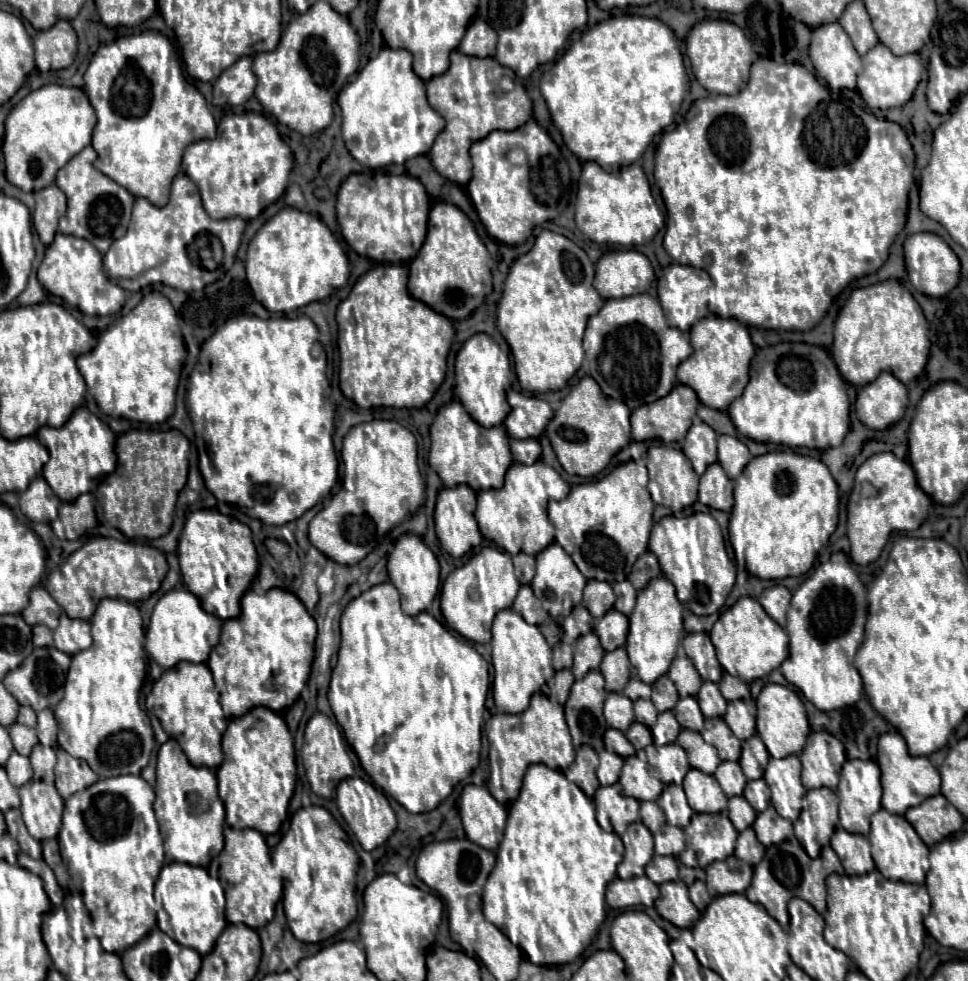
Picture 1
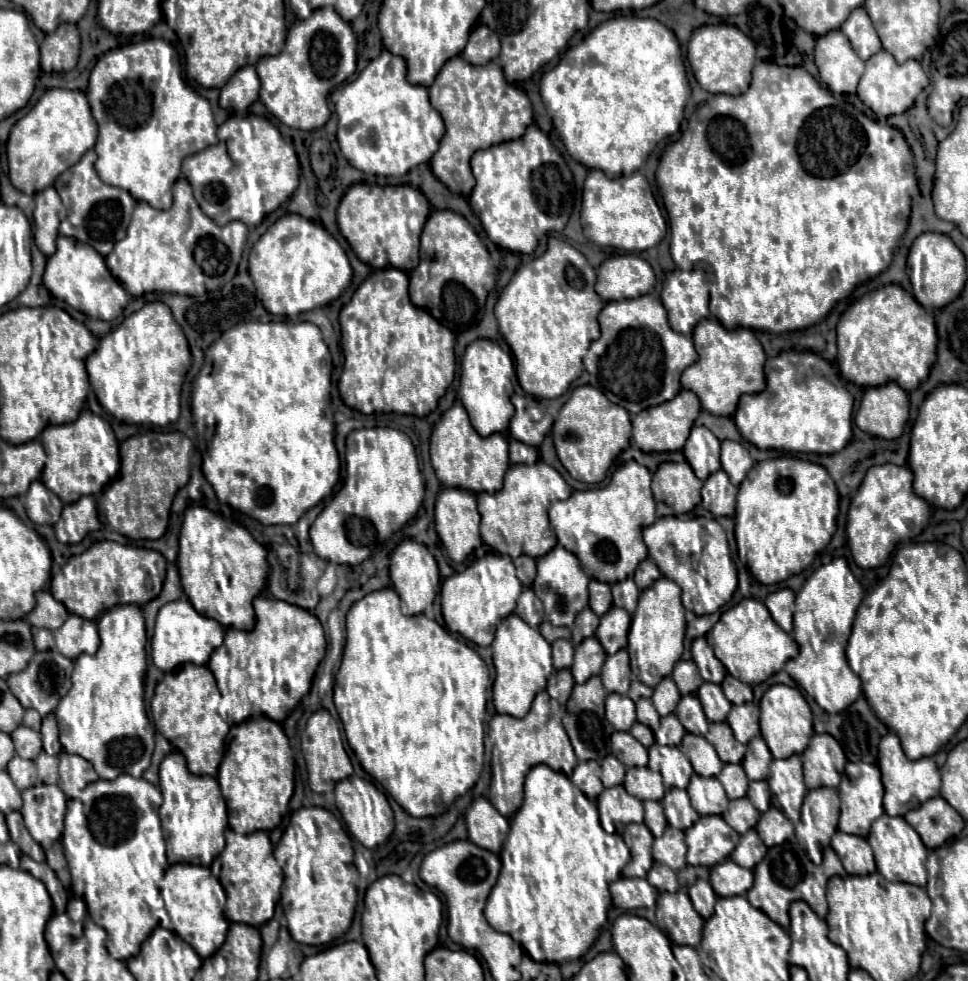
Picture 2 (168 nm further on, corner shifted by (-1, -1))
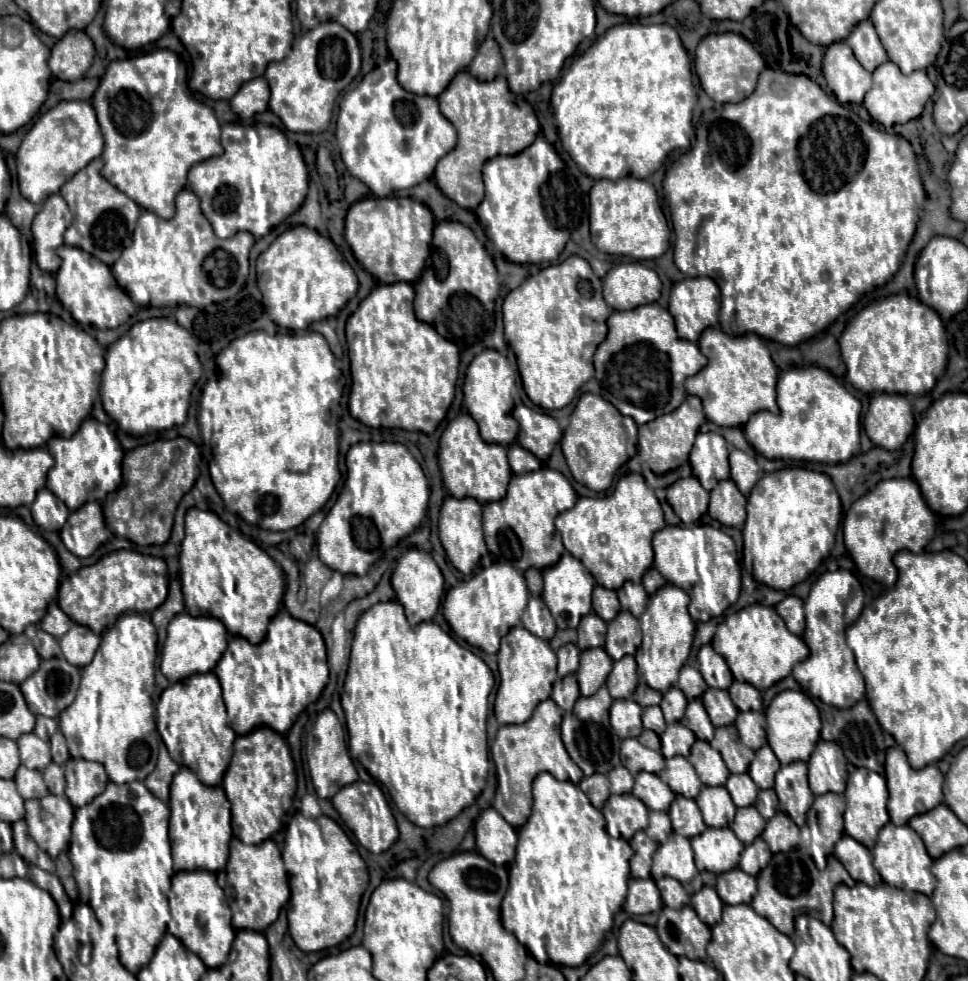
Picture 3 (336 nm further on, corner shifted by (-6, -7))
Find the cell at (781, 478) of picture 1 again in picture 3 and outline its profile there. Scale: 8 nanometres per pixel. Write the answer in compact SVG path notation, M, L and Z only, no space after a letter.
M782 469L776 473L766 473L752 489L748 497L748 519L744 523L743 534L743 561L751 560L753 563L752 574L758 583L764 583L772 589L790 589L796 583L802 583L818 565L820 561L829 557L834 547L834 535L840 525L842 507L836 493L836 487L832 485L830 477L824 473L816 473L810 469Z

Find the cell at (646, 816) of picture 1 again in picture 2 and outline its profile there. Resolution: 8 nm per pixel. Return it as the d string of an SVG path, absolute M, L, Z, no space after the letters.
M651 801L651 803L643 803L645 807L645 825L649 827L649 831L659 837L663 833L663 829L667 827L667 819L663 815L663 807L659 801Z

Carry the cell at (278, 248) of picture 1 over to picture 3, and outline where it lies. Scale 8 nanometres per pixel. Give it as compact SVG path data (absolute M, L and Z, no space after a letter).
M304 225L284 231L256 261L258 289L270 319L290 331L336 315L356 295L358 279L338 247L318 231Z

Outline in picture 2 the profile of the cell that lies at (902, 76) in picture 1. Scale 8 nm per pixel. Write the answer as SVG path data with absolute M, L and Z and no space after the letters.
M881 49L881 51L875 53L871 59L865 61L865 73L861 75L857 95L859 95L859 99L861 99L869 109L873 109L873 113L883 115L883 117L889 117L889 115L907 111L907 109L915 103L915 97L917 97L927 85L929 85L929 79L927 79L927 75L925 75L925 71L921 69L919 61L907 59L905 63L897 63L891 53L887 53L885 49Z

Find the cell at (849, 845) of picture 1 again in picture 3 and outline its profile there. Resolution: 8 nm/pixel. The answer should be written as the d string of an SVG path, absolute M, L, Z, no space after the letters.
M844 835L836 843L834 855L840 859L840 863L846 867L846 871L852 875L854 881L860 881L860 883L866 883L866 885L872 885L872 887L882 883L878 871L872 865L870 849L860 845L856 839Z

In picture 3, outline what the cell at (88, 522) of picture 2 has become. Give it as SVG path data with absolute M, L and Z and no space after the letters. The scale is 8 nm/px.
M88 501L68 517L68 525L60 531L61 540L76 557L90 557L102 543L112 539L104 523L102 507L98 501Z

